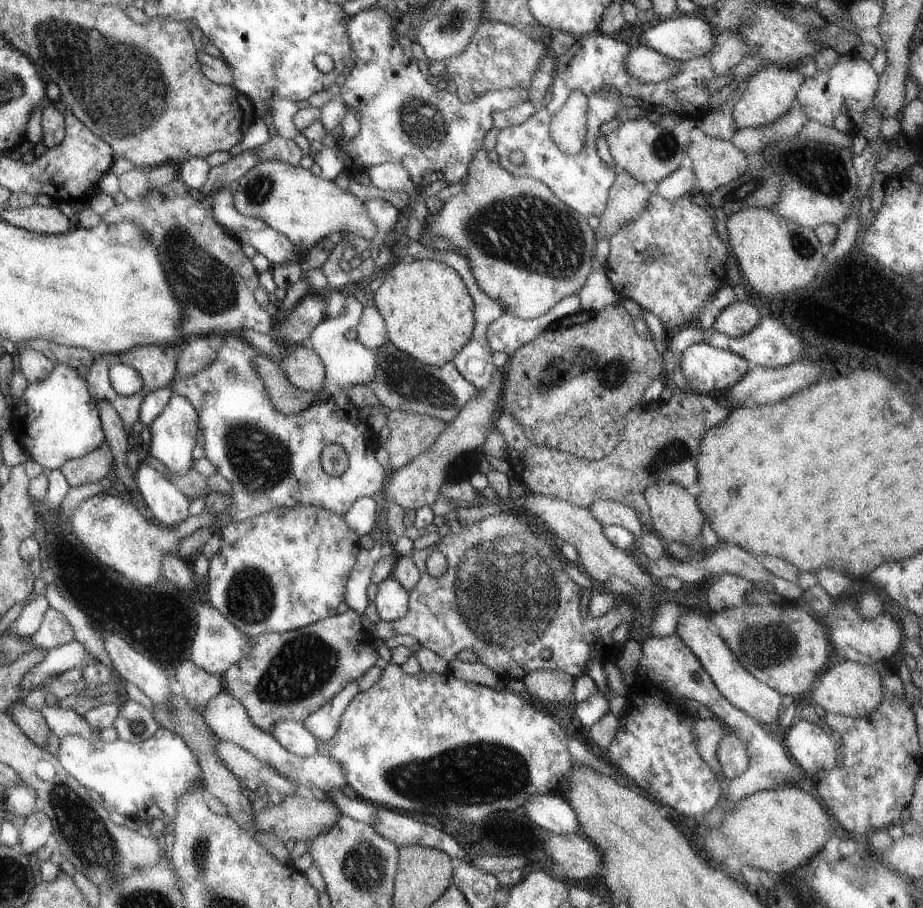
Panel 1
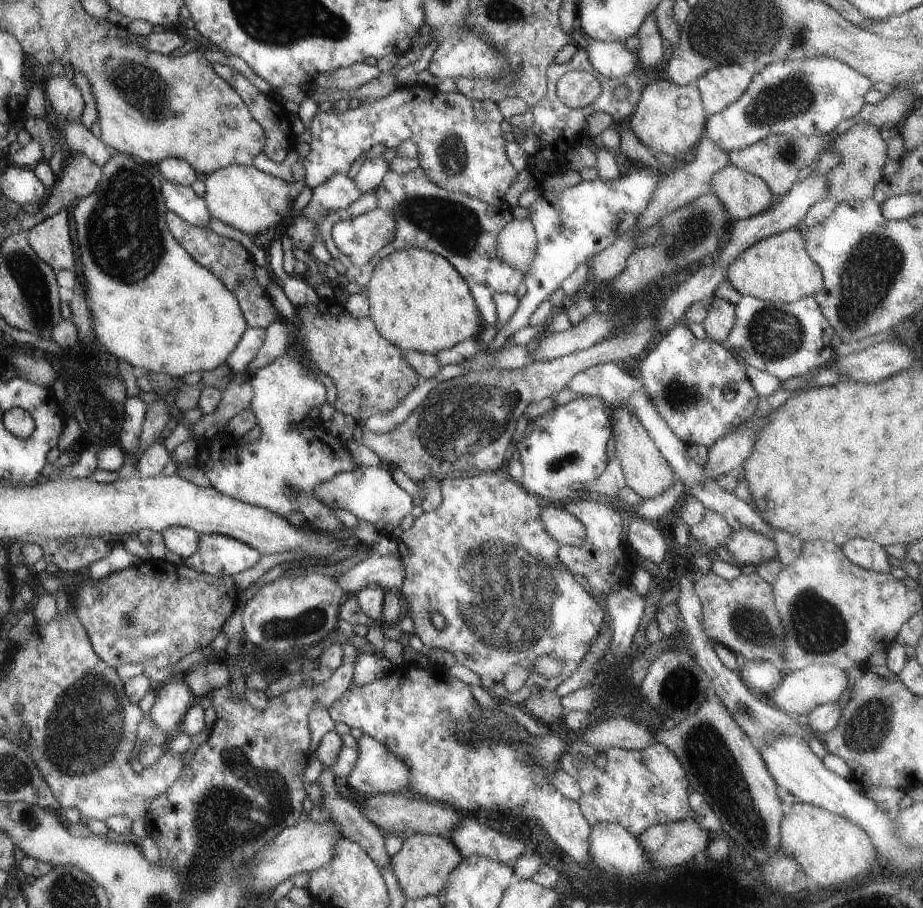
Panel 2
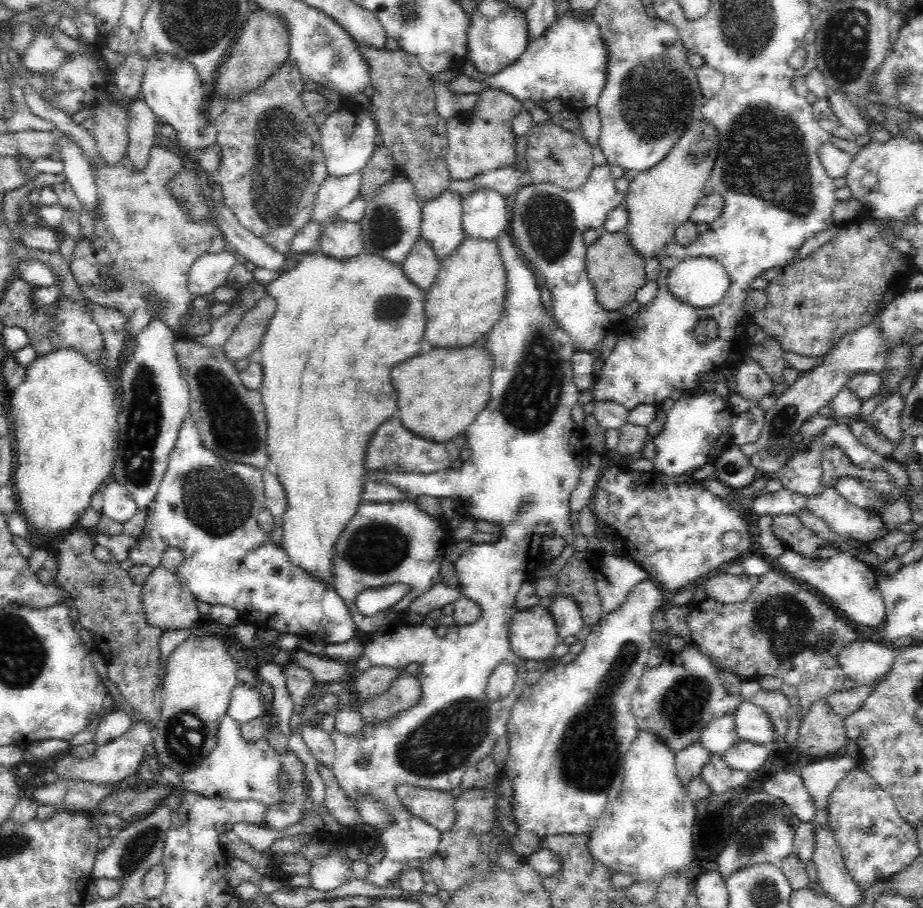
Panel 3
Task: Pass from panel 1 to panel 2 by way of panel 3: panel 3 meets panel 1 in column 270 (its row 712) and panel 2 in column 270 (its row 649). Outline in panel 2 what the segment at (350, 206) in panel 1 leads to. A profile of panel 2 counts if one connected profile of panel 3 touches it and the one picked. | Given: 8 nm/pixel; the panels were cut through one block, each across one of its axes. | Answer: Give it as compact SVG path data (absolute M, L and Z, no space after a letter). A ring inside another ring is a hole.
M227 166L203 176L201 180L205 182L203 200L207 206L207 212L213 218L221 220L223 224L235 230L241 230L251 238L267 230L269 226L275 226L281 220L281 216L287 214L287 210L293 210L293 202L307 186L305 182L289 184L285 180L277 180L275 176L263 174L253 166Z

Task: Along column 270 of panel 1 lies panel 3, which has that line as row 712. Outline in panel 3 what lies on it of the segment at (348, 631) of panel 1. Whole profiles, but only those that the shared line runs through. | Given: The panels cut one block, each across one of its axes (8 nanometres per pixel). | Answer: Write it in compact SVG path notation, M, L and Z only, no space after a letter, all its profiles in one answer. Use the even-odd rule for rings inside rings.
M686 644L682 652L666 654L660 666L644 672L640 686L632 696L632 712L638 730L654 732L664 740L664 744L668 744L668 748L672 748L674 754L678 754L690 744L696 744L700 732L712 724L712 720L732 714L742 702L740 696L728 692L722 674L710 658L696 646Z

